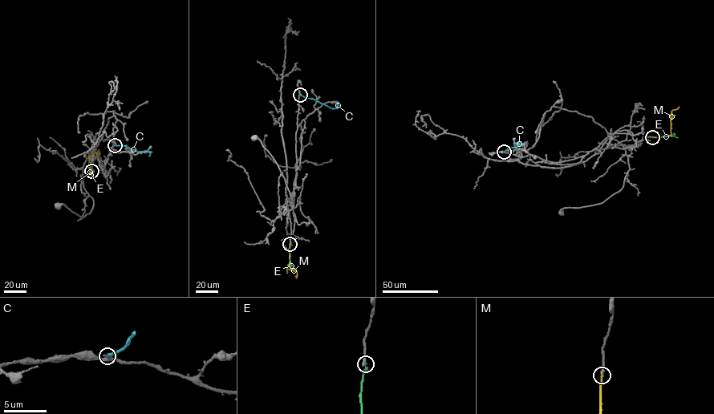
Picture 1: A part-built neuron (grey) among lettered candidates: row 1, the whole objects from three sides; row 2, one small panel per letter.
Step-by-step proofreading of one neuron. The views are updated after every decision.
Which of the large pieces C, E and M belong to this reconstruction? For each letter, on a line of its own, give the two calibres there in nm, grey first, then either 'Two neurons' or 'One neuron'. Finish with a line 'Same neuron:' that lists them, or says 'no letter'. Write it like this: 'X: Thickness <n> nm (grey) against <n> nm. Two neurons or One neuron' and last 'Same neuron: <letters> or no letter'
C: Thickness 110 nm (grey) against 240 nm. Two neurons
E: Thickness 240 nm (grey) against 240 nm. Two neurons
M: Thickness 200 nm (grey) against 190 nm. One neuron
Same neuron: M

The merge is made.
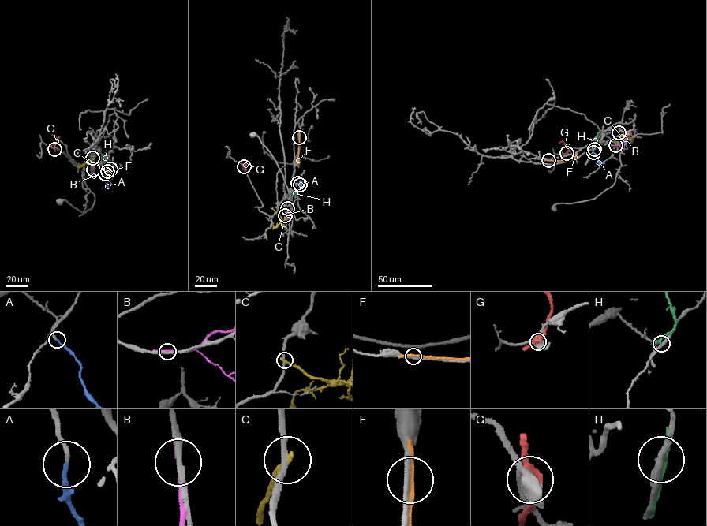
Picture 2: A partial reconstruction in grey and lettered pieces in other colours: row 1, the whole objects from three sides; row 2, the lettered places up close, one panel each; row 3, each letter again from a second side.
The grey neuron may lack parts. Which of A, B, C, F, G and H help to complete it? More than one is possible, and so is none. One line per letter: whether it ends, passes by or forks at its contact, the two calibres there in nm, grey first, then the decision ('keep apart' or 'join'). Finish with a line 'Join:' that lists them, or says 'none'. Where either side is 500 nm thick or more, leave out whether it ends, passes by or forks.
A: it ends; calibres 180 and 160 nm; join
B: it passes by; calibres 240 and 190 nm; keep apart
C: it ends; calibres 240 and 240 nm; keep apart
F: it passes by; calibres 200 and 280 nm; keep apart
G: it passes by; calibres 420 and 460 nm; keep apart
H: it passes by; calibres 280 and 160 nm; keep apart
Join: A

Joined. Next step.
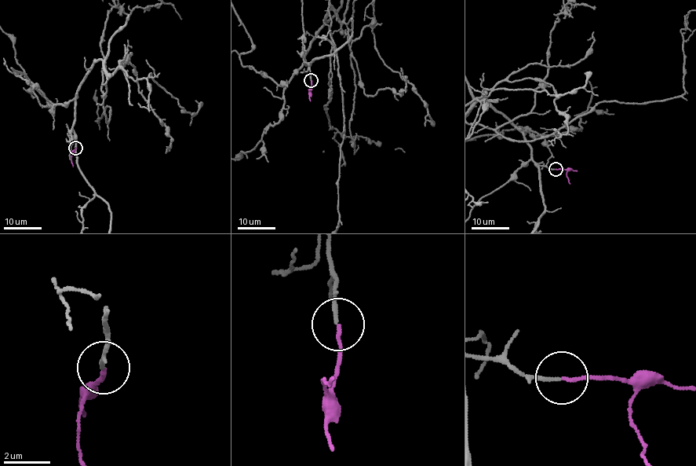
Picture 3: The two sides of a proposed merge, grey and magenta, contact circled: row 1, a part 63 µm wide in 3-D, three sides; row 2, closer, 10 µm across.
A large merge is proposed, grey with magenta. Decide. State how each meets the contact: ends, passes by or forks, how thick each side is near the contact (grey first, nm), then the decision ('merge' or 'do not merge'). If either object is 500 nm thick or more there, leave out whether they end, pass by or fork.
grey ends there; magenta ends there; 170 nm thick on the grey side, 130 nm on the other; merge

